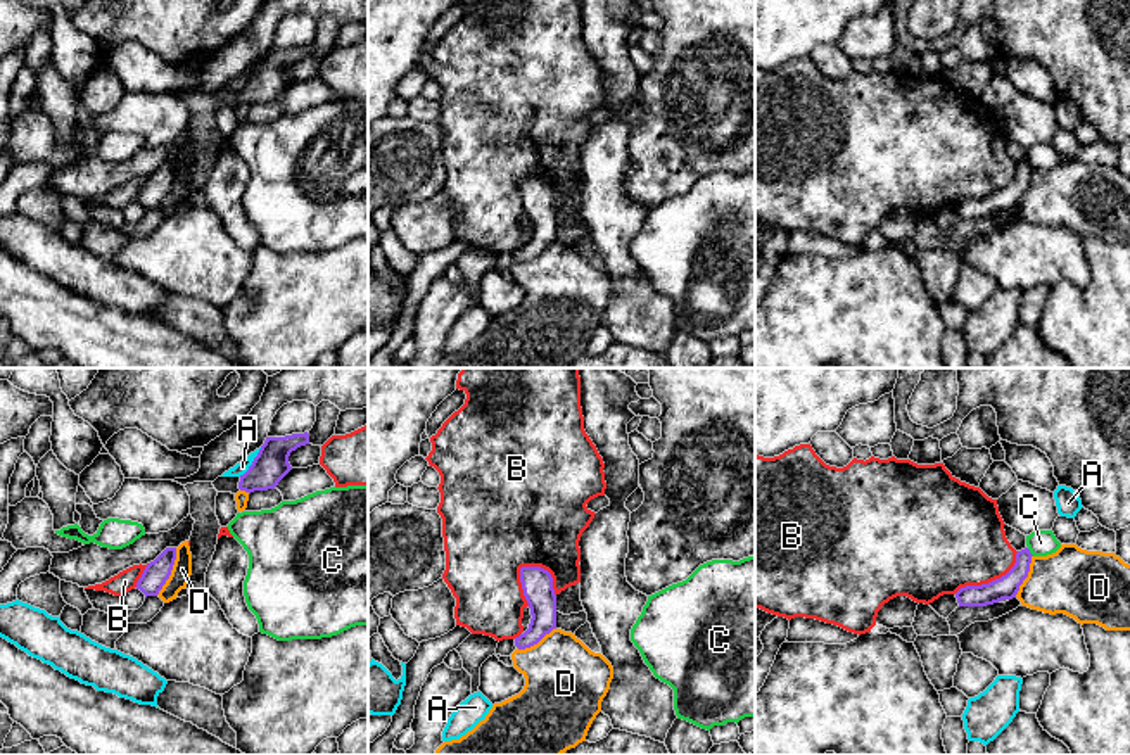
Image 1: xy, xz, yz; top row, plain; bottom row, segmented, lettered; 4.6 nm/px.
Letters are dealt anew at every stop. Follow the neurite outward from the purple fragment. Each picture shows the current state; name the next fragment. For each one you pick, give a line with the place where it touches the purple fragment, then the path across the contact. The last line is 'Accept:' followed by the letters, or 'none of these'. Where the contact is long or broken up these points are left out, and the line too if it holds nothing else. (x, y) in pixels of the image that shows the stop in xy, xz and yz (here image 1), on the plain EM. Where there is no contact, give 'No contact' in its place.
C: Touches purple at yz (1028, 164). Path across: yz (1006, 201), (1020, 183), (1028, 164), (1041, 156)
Accept: C

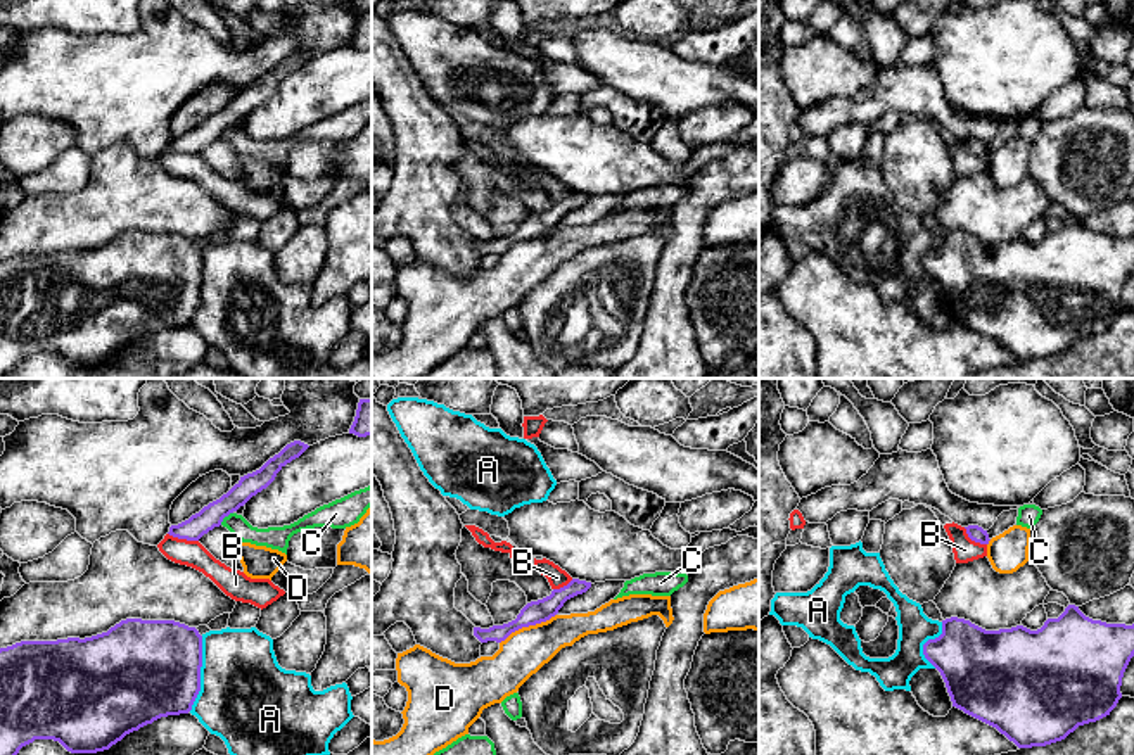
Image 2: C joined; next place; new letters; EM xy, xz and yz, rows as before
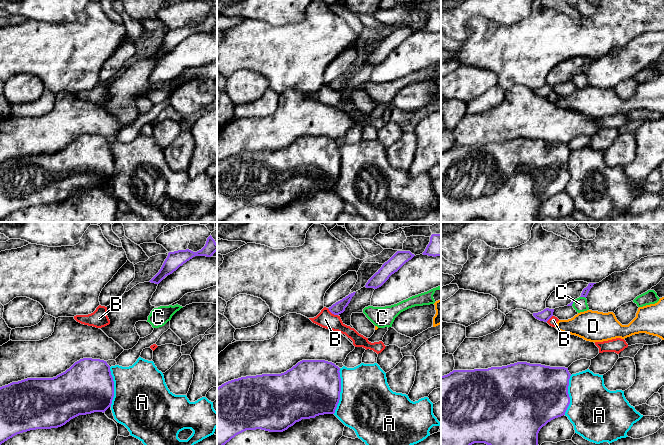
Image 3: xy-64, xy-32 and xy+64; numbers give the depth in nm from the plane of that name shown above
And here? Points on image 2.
Accept: none of these

